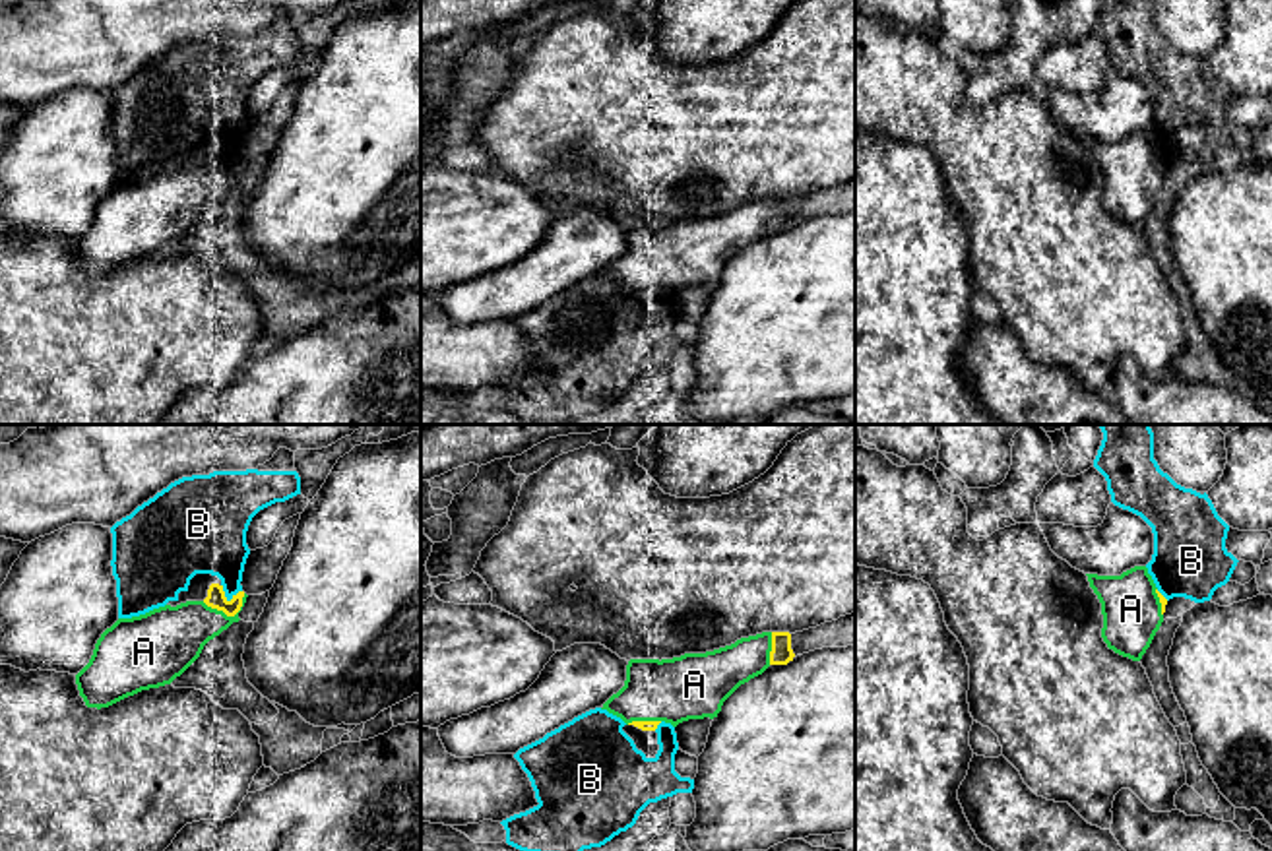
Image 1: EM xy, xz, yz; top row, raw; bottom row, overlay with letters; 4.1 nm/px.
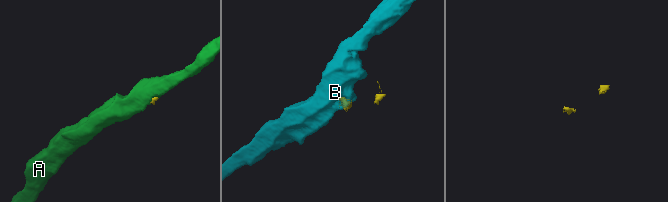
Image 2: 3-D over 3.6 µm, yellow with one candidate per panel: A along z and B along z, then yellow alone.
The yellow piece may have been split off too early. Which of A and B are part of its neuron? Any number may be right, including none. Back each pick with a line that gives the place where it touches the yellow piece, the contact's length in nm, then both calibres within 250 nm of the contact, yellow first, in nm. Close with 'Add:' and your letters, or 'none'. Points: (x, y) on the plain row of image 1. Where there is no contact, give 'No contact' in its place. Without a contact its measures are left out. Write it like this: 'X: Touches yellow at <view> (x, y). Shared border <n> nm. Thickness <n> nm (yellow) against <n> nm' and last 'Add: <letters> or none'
A: Touches yellow at xy (227, 181). Shared border 190 nm. Thickness 80 nm (yellow) against 260 nm
Add: A

